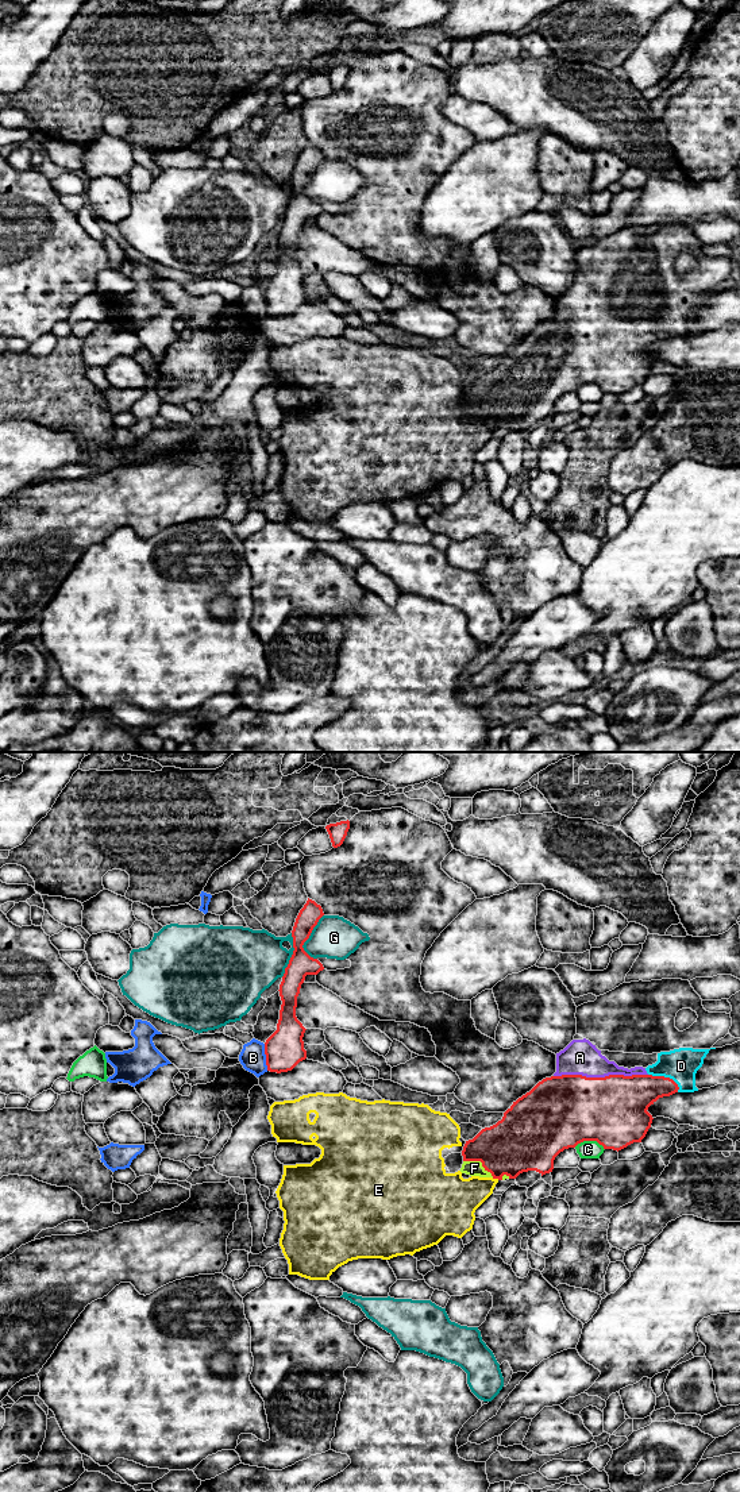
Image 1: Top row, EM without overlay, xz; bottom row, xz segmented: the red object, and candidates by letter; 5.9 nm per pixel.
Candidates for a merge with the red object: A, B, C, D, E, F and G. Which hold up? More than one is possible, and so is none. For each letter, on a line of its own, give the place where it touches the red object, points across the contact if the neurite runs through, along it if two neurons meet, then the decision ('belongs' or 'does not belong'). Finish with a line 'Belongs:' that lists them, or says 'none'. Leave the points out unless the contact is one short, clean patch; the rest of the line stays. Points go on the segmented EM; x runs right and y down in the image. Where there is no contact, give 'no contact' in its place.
A: meets red in xz at (600, 1078); belongs
B: meets red in xz at (266, 1057); border along xz (263, 1044), (268, 1070); does not belong
C: meets red in xz at (590, 1140); does not belong
D: meets red in xz at (666, 1078); belongs
E: meets red in xz at (496, 1178); border along xz (492, 1178), (498, 1179); does not belong
F: meets red in xz at (480, 1160); runs through xz (516, 1144), (480, 1160), (474, 1168); belongs
G: meets red in xz at (308, 937); does not belong
Belongs: A, D, F

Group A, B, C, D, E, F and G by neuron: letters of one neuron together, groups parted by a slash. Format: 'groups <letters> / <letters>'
groups A D F / B / C / E / G

